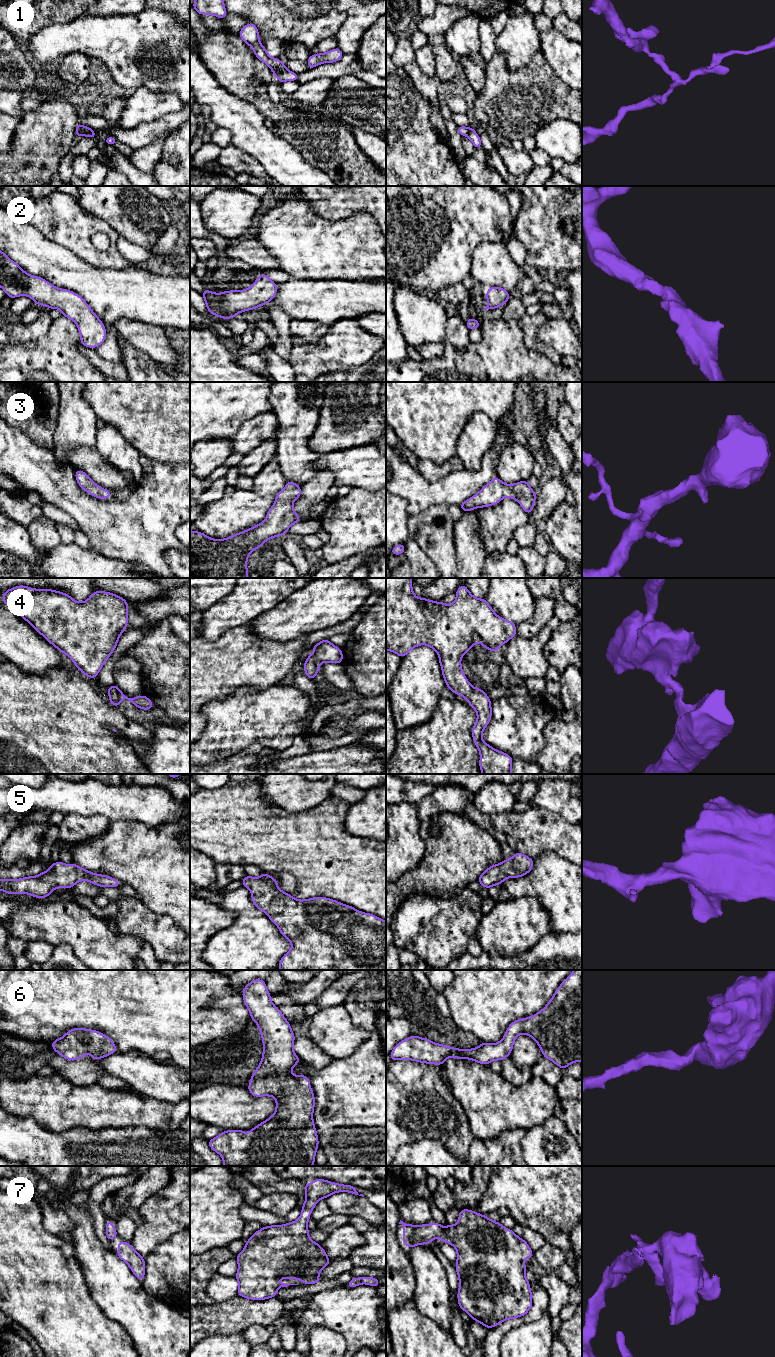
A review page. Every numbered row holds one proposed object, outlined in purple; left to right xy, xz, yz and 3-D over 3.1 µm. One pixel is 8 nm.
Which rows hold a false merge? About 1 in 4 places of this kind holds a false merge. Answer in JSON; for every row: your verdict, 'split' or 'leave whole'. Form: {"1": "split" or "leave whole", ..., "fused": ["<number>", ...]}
{"1": "split", "2": "leave whole", "3": "leave whole", "4": "leave whole", "5": "leave whole", "6": "leave whole", "7": "leave whole", "fused": ["1"]}

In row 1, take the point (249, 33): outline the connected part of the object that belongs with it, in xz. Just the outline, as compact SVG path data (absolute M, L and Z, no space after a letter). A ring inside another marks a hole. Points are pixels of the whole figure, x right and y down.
M250 22L246 24L240 30L238 37L254 50L254 55L268 65L274 75L287 70L286 64L282 63L279 57L271 58L269 56L267 50L260 42L259 31L254 23Z

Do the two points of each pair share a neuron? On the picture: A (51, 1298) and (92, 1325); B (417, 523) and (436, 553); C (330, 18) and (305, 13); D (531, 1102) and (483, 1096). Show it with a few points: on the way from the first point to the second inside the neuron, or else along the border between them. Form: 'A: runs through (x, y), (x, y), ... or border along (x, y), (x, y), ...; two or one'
A: runs through (61, 1308), (78, 1325), (82, 1325); one
B: runs through (424, 530), (436, 542), (436, 546); one
C: runs through (324, 19), (311, 18); one
D: runs through (519, 1102), (495, 1102); one

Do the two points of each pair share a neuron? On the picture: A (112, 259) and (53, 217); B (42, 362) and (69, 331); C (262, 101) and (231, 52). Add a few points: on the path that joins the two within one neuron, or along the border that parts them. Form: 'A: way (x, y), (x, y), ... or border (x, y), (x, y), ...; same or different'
A: way (97, 258), (68, 231); same
B: way (50, 354), (60, 344), (62, 339); same
C: way (255, 89), (232, 64); same

